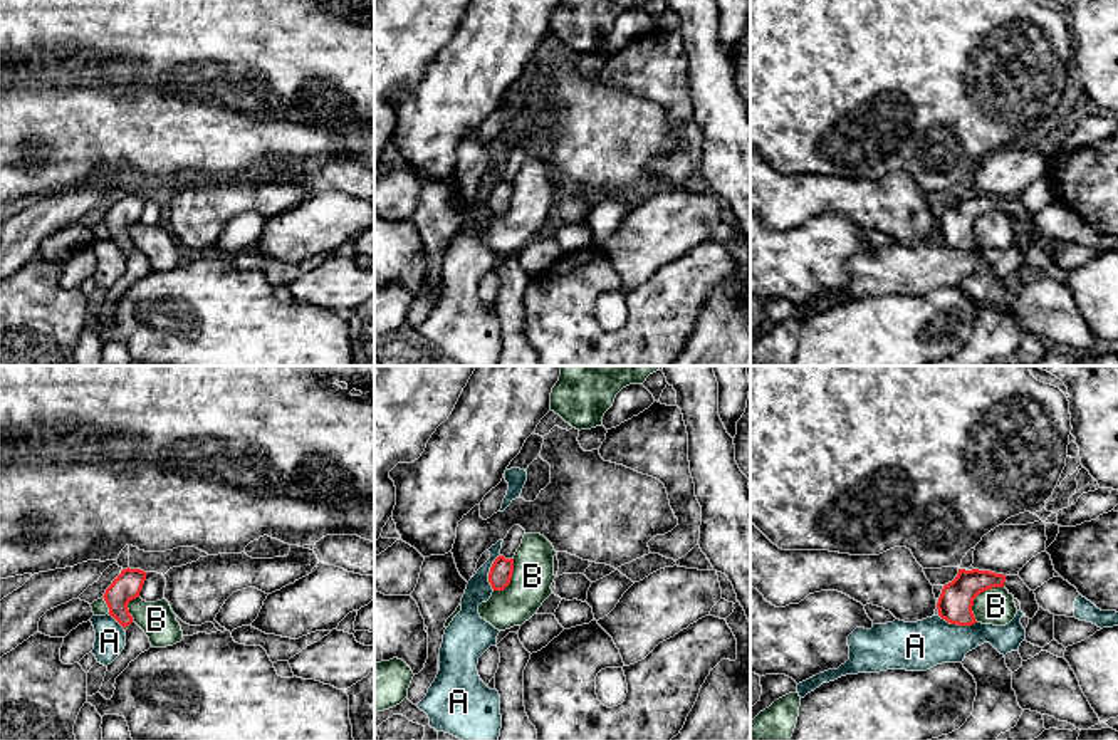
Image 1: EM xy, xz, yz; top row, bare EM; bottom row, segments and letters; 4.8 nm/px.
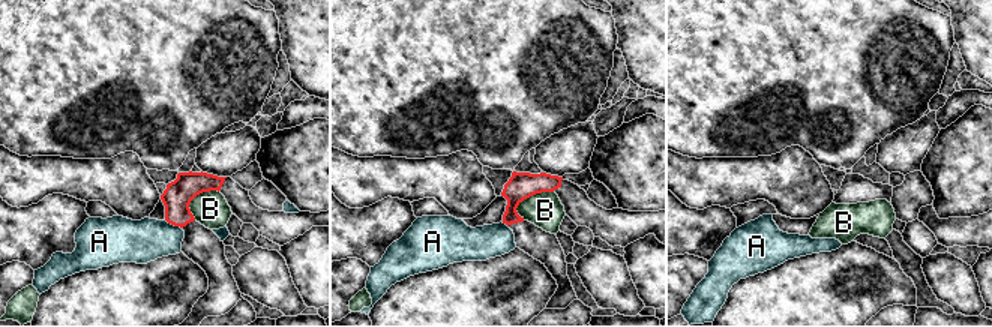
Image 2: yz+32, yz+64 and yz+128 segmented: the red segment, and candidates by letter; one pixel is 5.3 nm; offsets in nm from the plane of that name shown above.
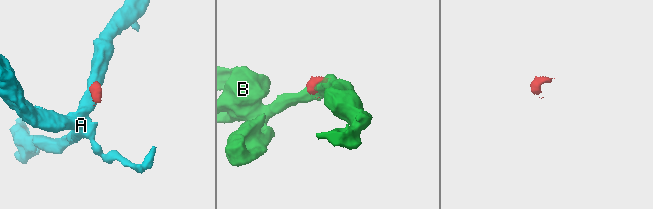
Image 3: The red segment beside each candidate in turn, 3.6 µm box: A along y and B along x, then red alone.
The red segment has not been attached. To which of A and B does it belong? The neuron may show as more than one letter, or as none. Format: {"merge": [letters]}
{"merge": []}

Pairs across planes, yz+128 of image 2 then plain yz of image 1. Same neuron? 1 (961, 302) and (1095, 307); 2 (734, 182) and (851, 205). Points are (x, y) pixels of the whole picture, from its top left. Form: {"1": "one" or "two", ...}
{"1": "two", "2": "one"}

